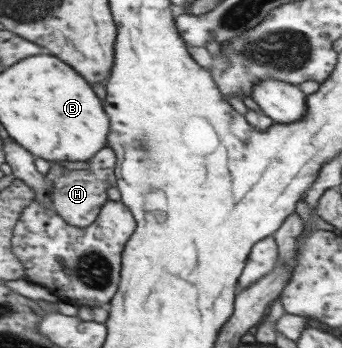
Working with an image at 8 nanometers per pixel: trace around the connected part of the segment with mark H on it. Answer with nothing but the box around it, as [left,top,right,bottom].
[51,145,118,227]

